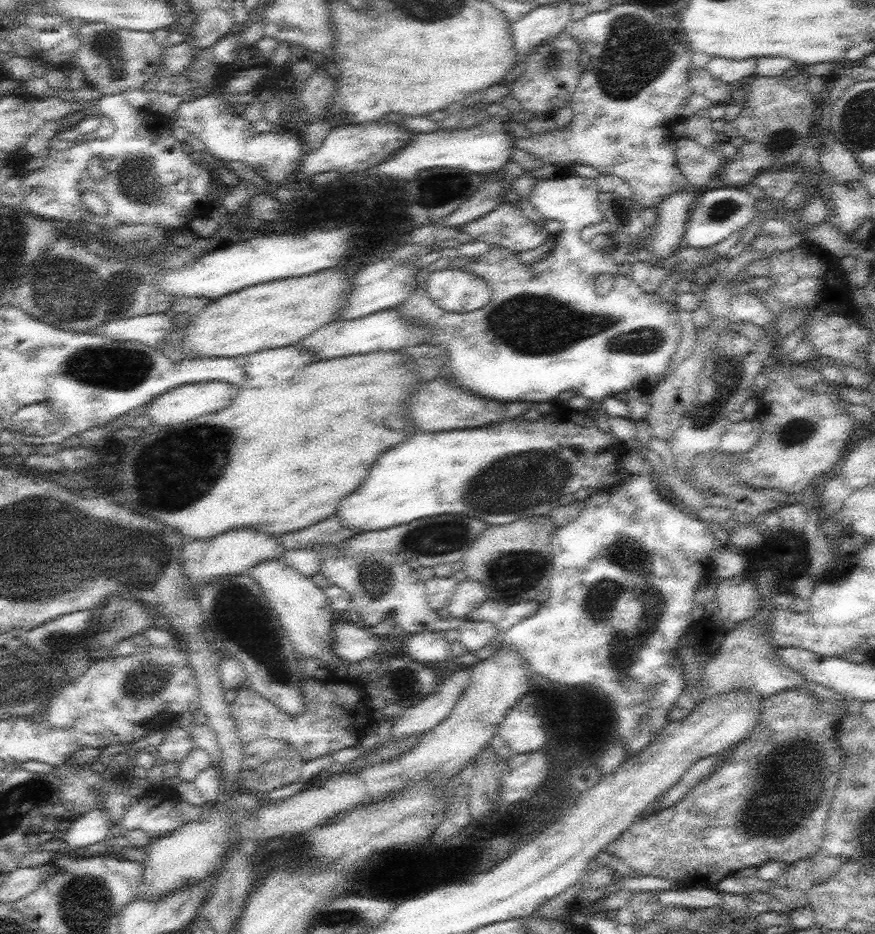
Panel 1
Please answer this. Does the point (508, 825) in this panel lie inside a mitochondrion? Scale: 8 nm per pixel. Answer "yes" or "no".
no

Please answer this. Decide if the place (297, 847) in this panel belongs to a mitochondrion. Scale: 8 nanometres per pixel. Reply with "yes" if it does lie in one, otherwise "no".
no

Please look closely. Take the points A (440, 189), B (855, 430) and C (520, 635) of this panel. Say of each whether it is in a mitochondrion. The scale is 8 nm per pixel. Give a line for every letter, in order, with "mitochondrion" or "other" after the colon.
A: mitochondrion
B: other
C: other

